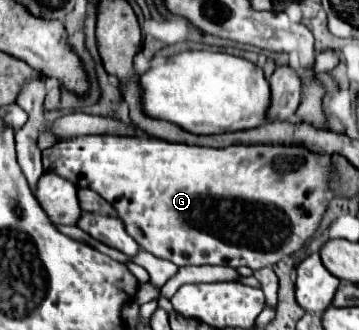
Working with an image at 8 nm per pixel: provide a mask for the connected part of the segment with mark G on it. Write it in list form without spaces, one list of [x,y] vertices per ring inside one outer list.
[[[77,136],[69,140],[61,140],[55,146],[43,150],[43,168],[45,172],[55,172],[73,182],[77,188],[89,188],[95,190],[99,196],[103,196],[109,204],[117,208],[119,218],[125,224],[125,230],[129,236],[135,238],[135,242],[145,248],[147,252],[171,260],[177,266],[187,264],[221,264],[221,266],[249,266],[251,270],[259,270],[265,266],[273,266],[285,256],[291,256],[303,244],[315,234],[319,220],[327,208],[329,202],[329,166],[321,166],[317,160],[317,154],[297,148],[297,146],[269,146],[269,144],[255,144],[255,146],[227,146],[227,148],[205,148],[205,146],[189,146],[189,144],[177,144],[177,142],[165,142],[161,138],[153,136]]]

